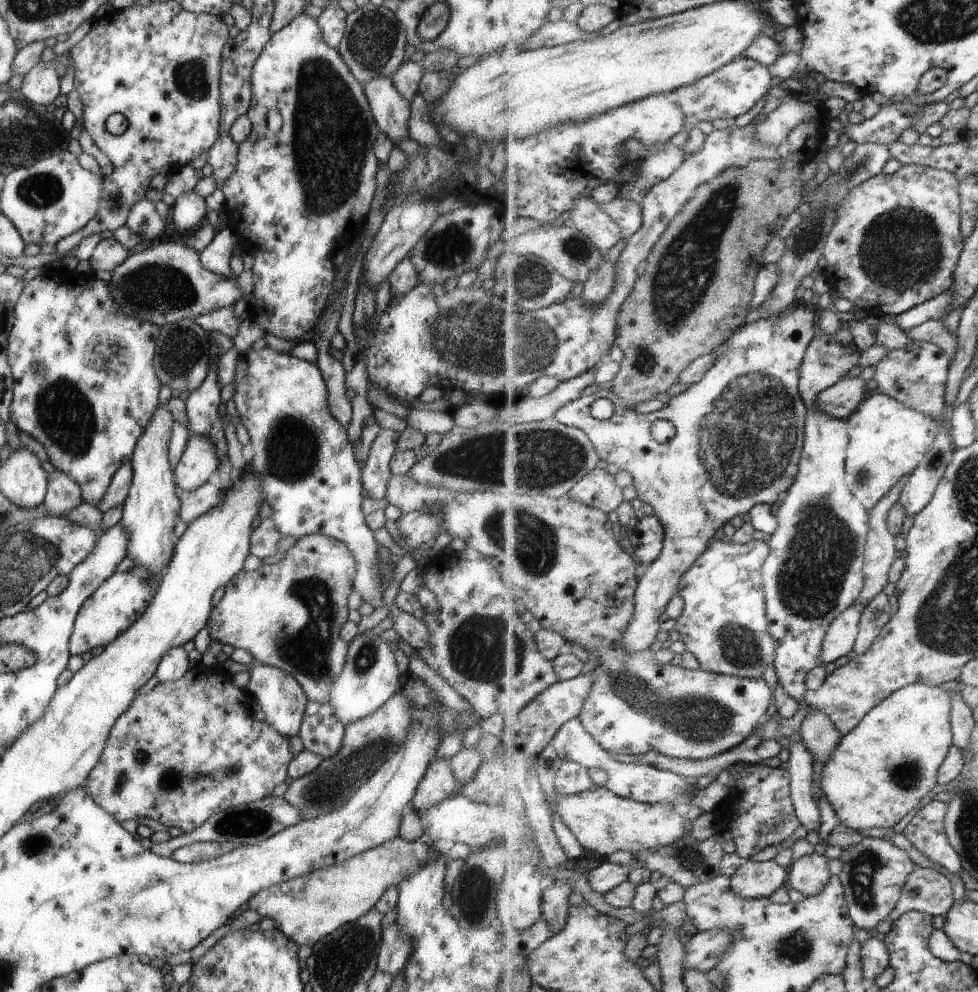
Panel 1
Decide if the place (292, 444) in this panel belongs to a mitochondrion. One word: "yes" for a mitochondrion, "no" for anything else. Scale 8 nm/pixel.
yes

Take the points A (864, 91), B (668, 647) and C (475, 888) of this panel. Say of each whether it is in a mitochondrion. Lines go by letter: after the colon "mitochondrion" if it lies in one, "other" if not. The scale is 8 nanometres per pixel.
A: other
B: other
C: mitochondrion

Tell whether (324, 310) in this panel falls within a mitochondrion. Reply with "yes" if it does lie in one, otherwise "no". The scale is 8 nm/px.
no

